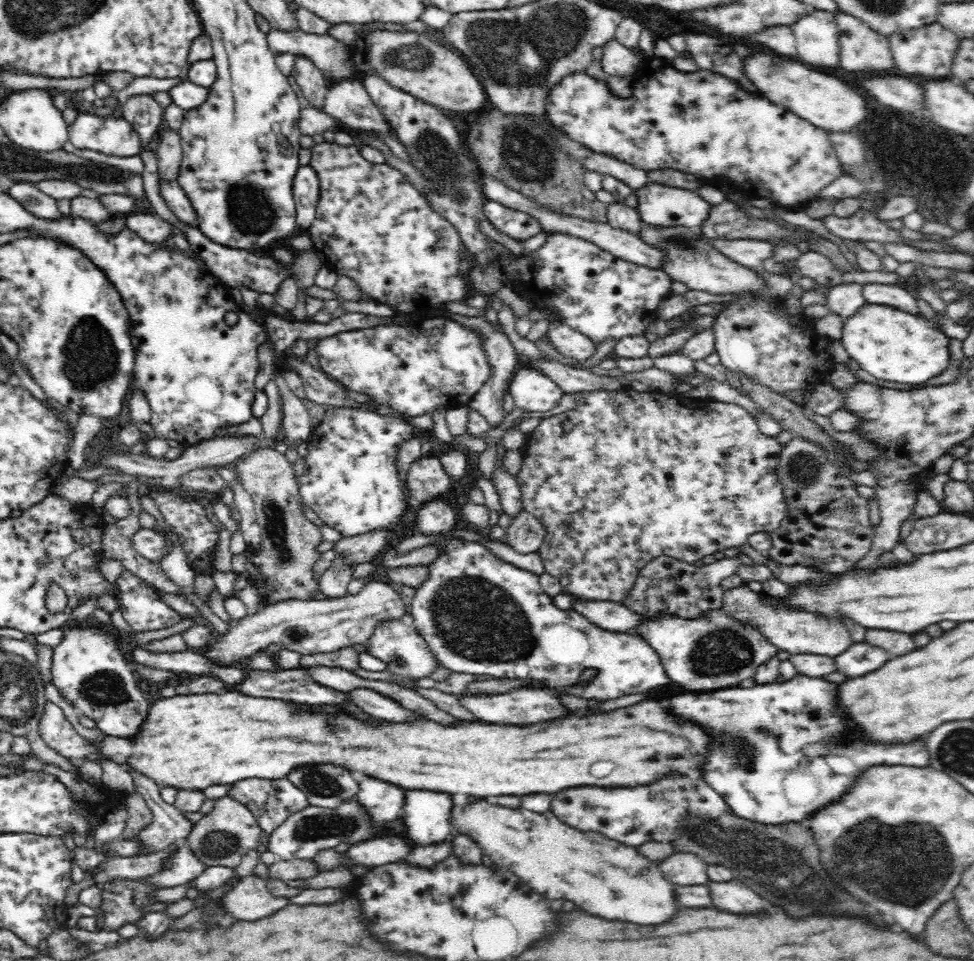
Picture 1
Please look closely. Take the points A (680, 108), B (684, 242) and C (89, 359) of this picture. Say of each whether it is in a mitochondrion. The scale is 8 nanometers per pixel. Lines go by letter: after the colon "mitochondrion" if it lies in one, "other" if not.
A: other
B: mitochondrion
C: mitochondrion

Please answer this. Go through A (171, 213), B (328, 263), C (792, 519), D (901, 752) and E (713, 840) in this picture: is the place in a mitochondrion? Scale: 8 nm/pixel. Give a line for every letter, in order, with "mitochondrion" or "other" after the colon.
A: other
B: other
C: other
D: other
E: mitochondrion

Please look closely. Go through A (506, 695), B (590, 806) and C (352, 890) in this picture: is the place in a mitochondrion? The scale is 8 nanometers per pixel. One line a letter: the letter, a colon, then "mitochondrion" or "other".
A: other
B: mitochondrion
C: other

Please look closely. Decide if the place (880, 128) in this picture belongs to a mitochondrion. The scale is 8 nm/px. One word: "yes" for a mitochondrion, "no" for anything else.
no

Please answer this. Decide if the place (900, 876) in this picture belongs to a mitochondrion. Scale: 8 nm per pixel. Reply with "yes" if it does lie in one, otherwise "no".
yes

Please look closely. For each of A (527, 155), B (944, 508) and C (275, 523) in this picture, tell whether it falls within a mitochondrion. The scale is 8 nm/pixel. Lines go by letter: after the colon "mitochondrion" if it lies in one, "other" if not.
A: mitochondrion
B: other
C: mitochondrion

